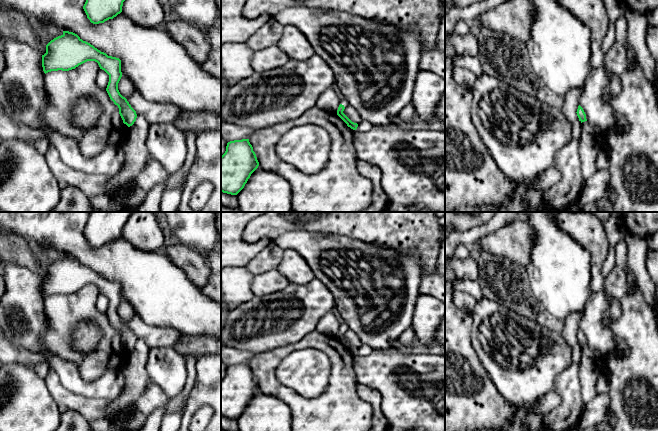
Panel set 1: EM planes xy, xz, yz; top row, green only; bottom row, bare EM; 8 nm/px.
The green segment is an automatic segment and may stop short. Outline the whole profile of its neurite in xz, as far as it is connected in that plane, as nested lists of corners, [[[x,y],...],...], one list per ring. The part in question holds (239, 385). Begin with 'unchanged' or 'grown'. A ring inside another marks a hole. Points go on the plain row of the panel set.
unchanged; [[[249,363],[228,366],[221,380],[221,416],[237,419],[258,390]]]

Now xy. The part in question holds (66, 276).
unchanged; [[[63,255],[61,260],[51,264],[46,269],[46,277],[42,279],[42,291],[45,298],[58,294],[69,295],[87,285],[97,286],[100,293],[109,299],[106,315],[110,323],[118,330],[123,347],[128,351],[132,350],[137,338],[118,314],[118,307],[122,301],[119,282],[108,280],[69,255]]]

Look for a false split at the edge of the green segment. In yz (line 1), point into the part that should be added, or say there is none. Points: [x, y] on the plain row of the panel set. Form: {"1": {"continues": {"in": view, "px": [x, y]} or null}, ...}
{"1": {"continues": null}}

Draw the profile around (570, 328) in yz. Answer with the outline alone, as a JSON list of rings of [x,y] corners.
[[[584,311],[571,313],[568,315],[563,322],[563,328],[561,332],[563,338],[571,349],[572,361],[577,364],[580,362],[582,351],[576,336],[579,330],[580,320],[583,317],[583,313]]]

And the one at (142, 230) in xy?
[[[132,212],[123,226],[122,236],[140,251],[160,252],[165,247],[155,212]]]

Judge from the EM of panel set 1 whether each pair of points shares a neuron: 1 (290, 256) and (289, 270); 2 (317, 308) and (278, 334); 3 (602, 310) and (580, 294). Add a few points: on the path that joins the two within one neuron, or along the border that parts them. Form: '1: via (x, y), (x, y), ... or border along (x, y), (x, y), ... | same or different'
1: via (290, 259), (290, 267) | same
2: via (307, 313), (288, 327) | same
3: border along (591, 292), (583, 310) | different

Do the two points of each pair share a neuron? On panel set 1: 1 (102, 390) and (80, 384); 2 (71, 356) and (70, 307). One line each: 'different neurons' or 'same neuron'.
1: same neuron
2: same neuron

